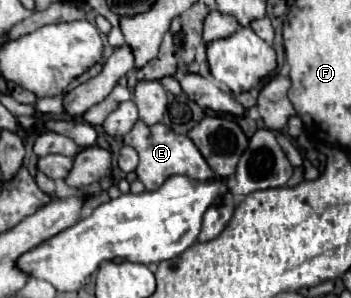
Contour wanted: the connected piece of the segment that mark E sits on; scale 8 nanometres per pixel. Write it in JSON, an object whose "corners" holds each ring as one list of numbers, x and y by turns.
{"corners":[[141,120,133,126,133,130,123,138,123,142,131,148,137,150,139,154,139,166,137,166,137,178,143,182,145,190,157,190,165,178,173,176,173,174,181,174,181,176,189,176,195,180,207,180,213,178,213,170,207,166,207,162,203,160,203,156,199,154,197,146,187,138,187,136,179,136,175,132,171,132,171,128,167,128,165,124,155,124,155,126,145,126]]}

